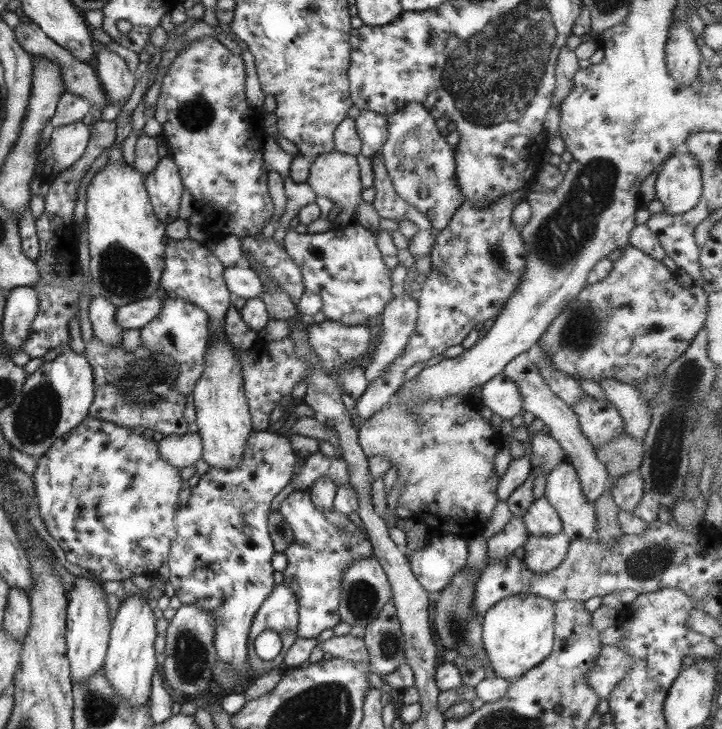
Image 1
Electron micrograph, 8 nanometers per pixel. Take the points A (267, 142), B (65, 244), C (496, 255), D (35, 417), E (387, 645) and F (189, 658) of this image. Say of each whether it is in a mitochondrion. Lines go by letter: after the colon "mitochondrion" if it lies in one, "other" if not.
A: other
B: other
C: mitochondrion
D: mitochondrion
E: mitochondrion
F: mitochondrion

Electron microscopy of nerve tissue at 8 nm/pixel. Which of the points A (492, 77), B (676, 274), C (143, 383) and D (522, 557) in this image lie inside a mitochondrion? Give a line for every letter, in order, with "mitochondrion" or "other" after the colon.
A: mitochondrion
B: other
C: mitochondrion
D: other

